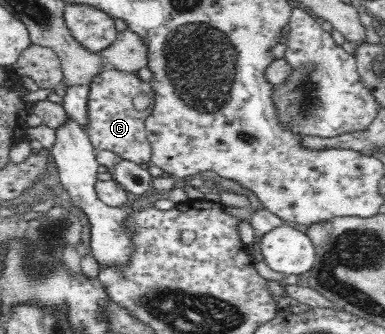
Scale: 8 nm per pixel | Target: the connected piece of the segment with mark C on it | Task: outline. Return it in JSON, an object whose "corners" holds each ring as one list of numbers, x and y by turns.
{"corners":[[110,67,99,77,95,77,89,89,87,106,89,106,90,127,87,133,97,151,107,149,121,158,138,164,150,162,152,147,147,137,145,123,151,110,139,113,139,109,135,109,133,99,139,95,151,98,152,91,149,80,145,81,135,73,120,72]]}

